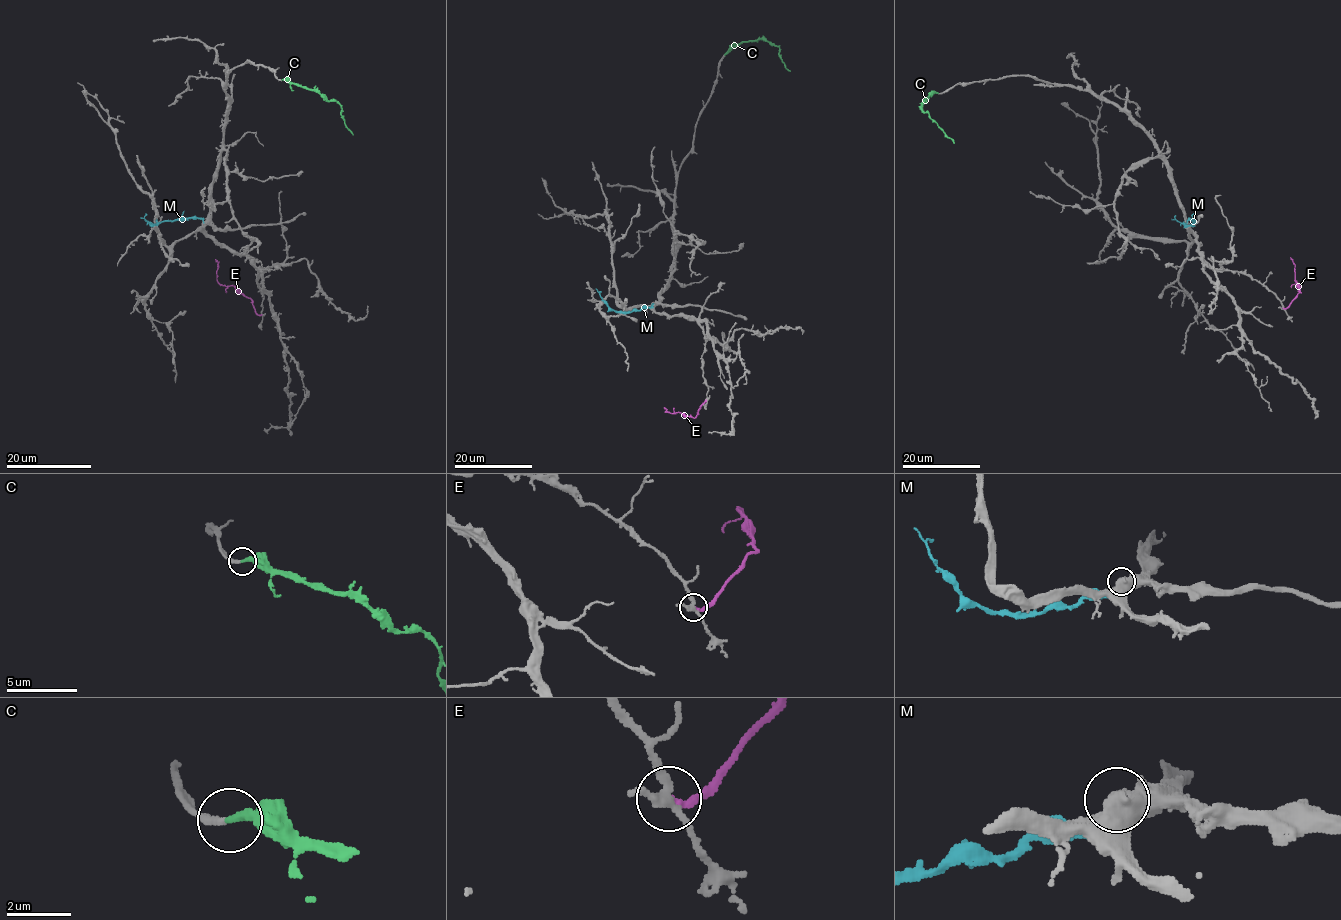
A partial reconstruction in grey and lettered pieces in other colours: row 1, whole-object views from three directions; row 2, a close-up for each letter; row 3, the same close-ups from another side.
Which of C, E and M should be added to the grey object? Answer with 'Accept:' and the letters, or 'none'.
Accept: C

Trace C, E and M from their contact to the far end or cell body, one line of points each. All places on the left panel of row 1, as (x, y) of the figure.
C: (282, 79), (316, 89), (328, 100), (334, 100), (342, 107), (340, 117), (353, 135)
E: (261, 315), (255, 312), (248, 297), (232, 285), (224, 286), (218, 282), (215, 259)
M: (203, 222), (200, 218), (181, 218), (149, 223), (140, 217)

